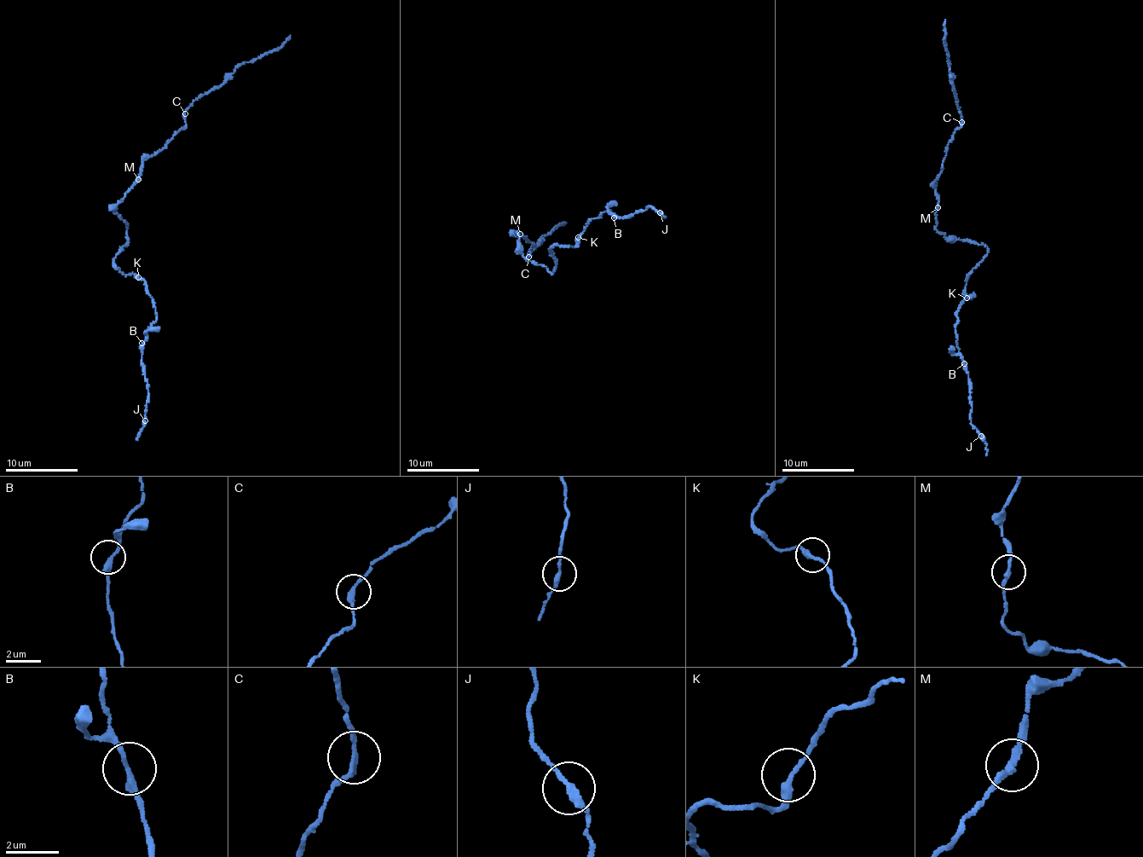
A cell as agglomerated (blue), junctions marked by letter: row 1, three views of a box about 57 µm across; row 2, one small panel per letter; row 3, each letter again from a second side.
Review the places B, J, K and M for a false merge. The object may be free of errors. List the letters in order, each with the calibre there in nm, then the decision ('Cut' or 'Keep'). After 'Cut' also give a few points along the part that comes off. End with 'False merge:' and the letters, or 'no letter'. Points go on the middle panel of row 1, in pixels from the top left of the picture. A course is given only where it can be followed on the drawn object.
B: Thickness 240 nm. Keep
J: Thickness 220 nm. Keep
K: Thickness 240 nm. Keep
M: Thickness 220 nm. Keep
False merge: no letter

